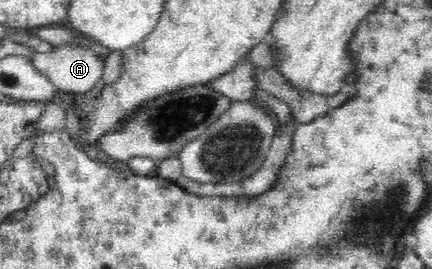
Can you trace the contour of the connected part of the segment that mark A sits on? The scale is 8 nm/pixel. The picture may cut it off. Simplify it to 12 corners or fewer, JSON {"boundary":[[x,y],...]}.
{"boundary":[[73,40],[36,51],[35,68],[78,94],[102,79],[106,57]]}

